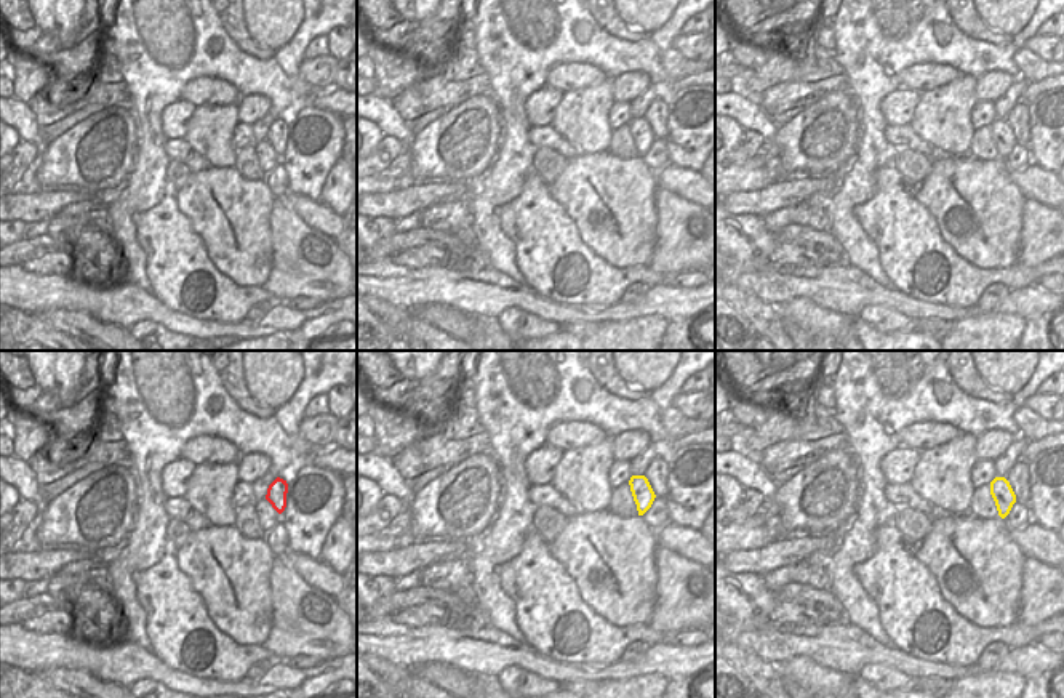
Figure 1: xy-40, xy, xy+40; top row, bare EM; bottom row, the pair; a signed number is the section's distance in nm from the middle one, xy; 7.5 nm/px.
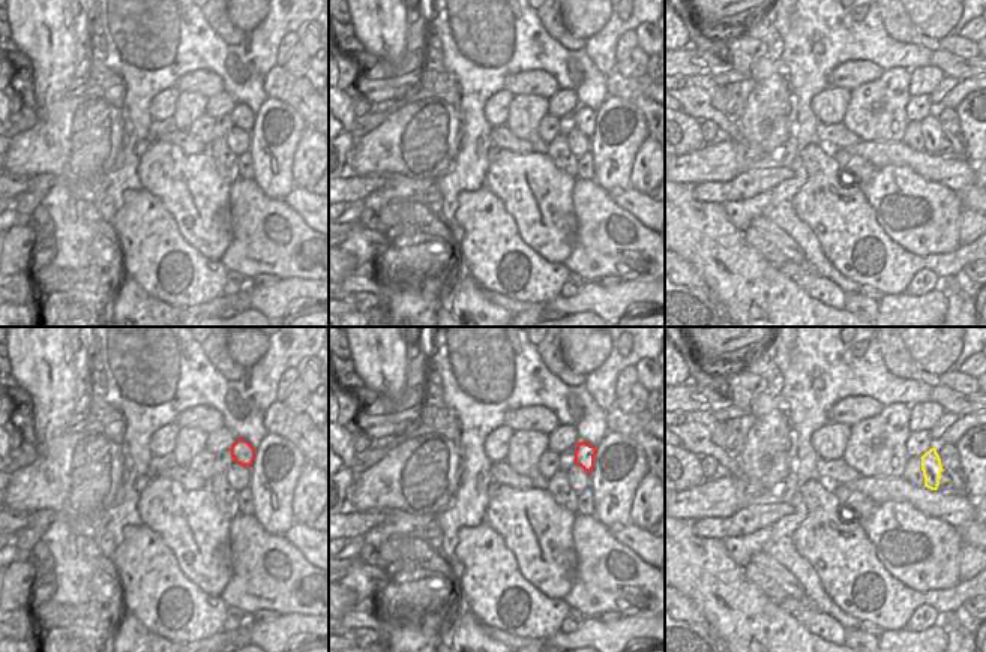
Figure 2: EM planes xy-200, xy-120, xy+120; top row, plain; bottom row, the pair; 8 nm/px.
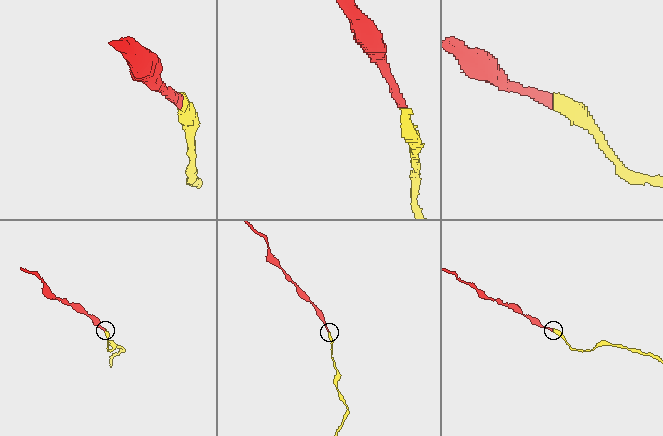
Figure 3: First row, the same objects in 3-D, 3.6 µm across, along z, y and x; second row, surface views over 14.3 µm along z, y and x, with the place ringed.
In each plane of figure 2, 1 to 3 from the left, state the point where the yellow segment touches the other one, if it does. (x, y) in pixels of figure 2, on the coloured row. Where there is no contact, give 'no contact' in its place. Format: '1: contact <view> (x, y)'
1: no contact
2: no contact
3: no contact

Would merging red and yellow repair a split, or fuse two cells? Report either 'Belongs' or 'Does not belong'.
Does not belong.

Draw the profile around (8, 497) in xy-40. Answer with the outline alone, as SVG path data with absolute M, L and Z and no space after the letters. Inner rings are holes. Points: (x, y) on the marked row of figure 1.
M0 479L0 515L8 512L19 499L18 490Z

